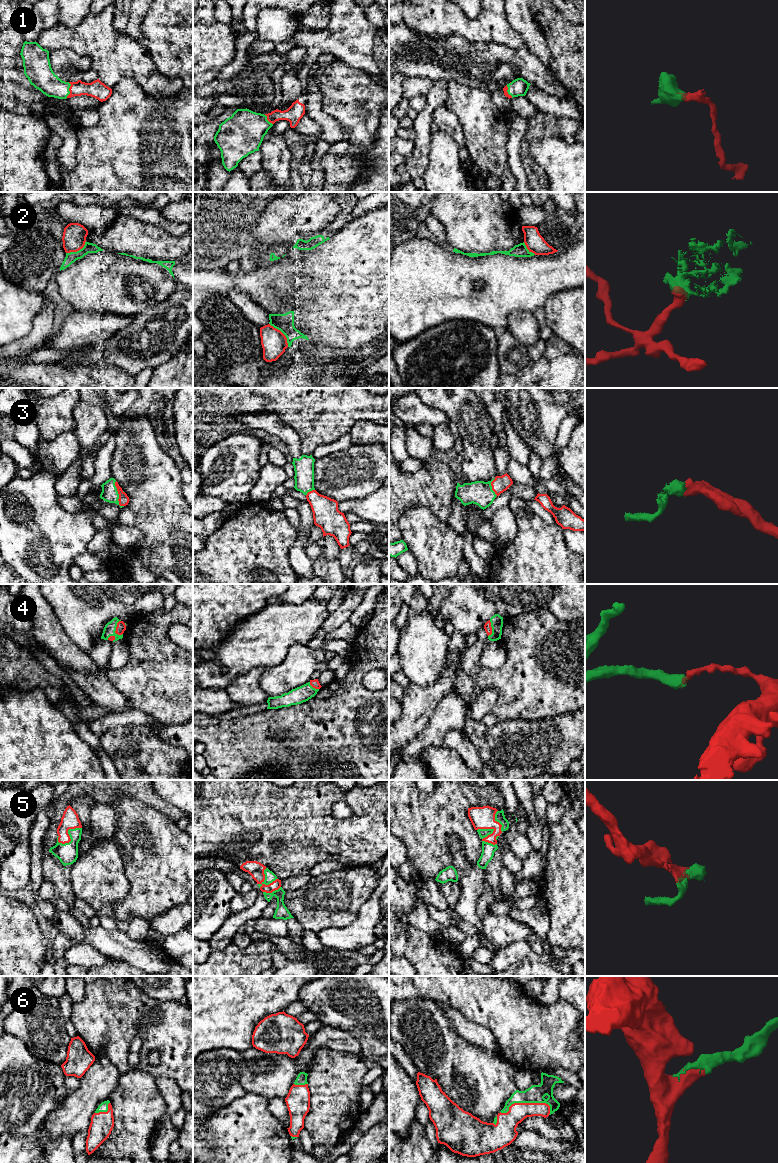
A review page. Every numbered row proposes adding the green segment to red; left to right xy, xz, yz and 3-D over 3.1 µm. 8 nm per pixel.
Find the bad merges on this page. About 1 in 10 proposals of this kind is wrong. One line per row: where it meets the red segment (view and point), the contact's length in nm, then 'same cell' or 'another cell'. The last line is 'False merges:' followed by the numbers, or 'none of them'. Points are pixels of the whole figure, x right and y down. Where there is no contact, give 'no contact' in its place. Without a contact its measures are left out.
1: contact xy (69, 90); length 130 nm; same cell
2: contact xz (282, 333); length 240 nm; another cell
3: contact xy (119, 495); length 220 nm; same cell
4: contact xy (116, 628); length 130 nm; same cell
5: contact yz (490, 834); length 200 nm; same cell
6: contact yz (524, 1103); length 420 nm; same cell
False merges: 2

